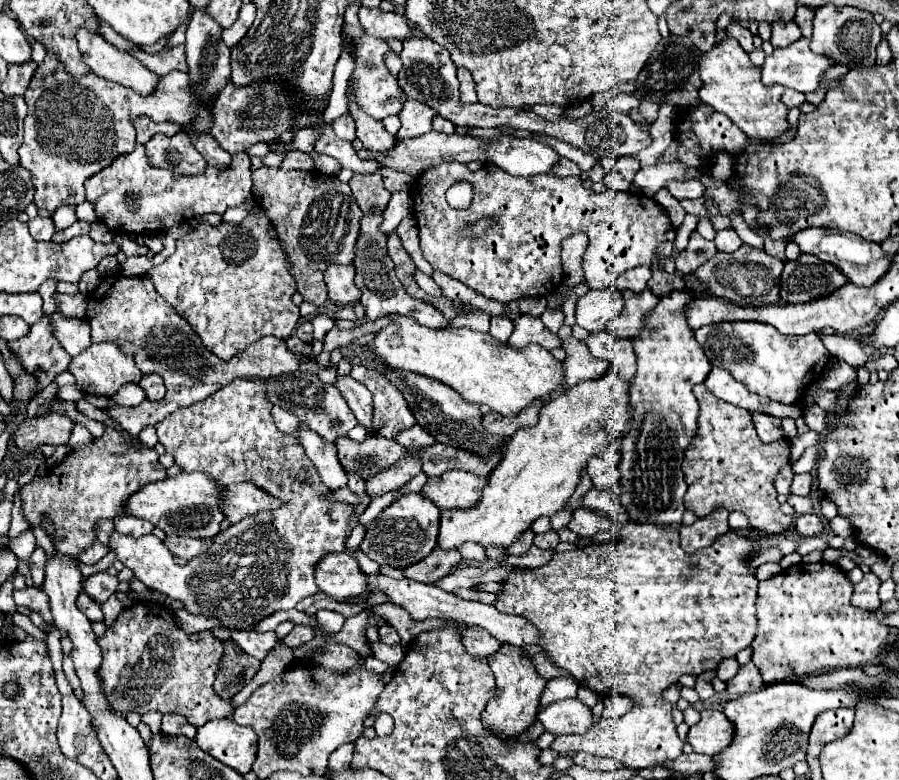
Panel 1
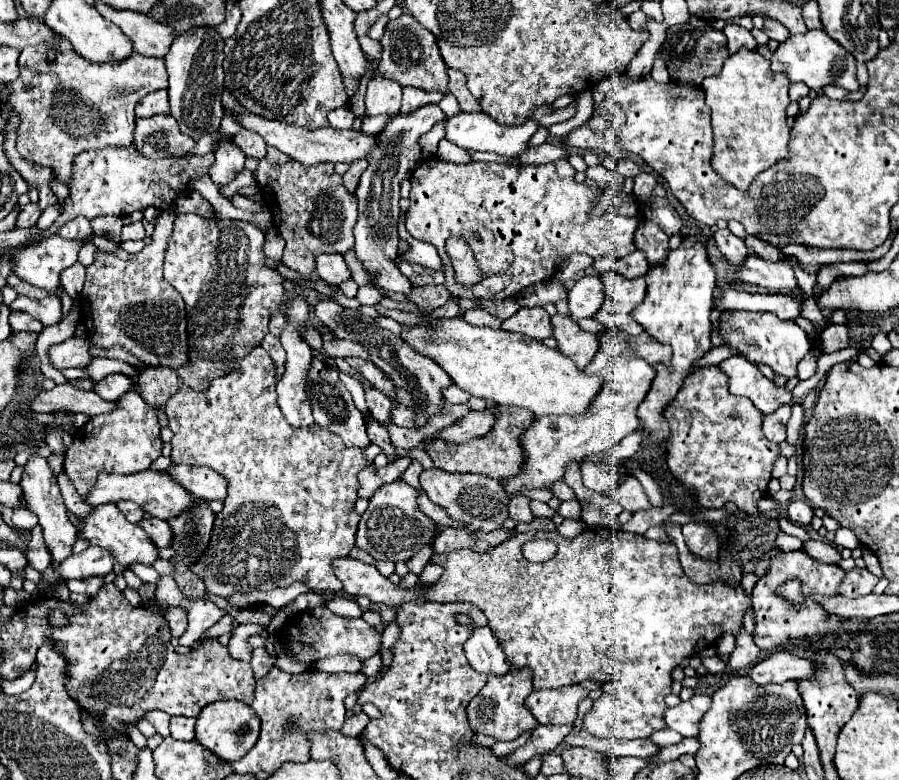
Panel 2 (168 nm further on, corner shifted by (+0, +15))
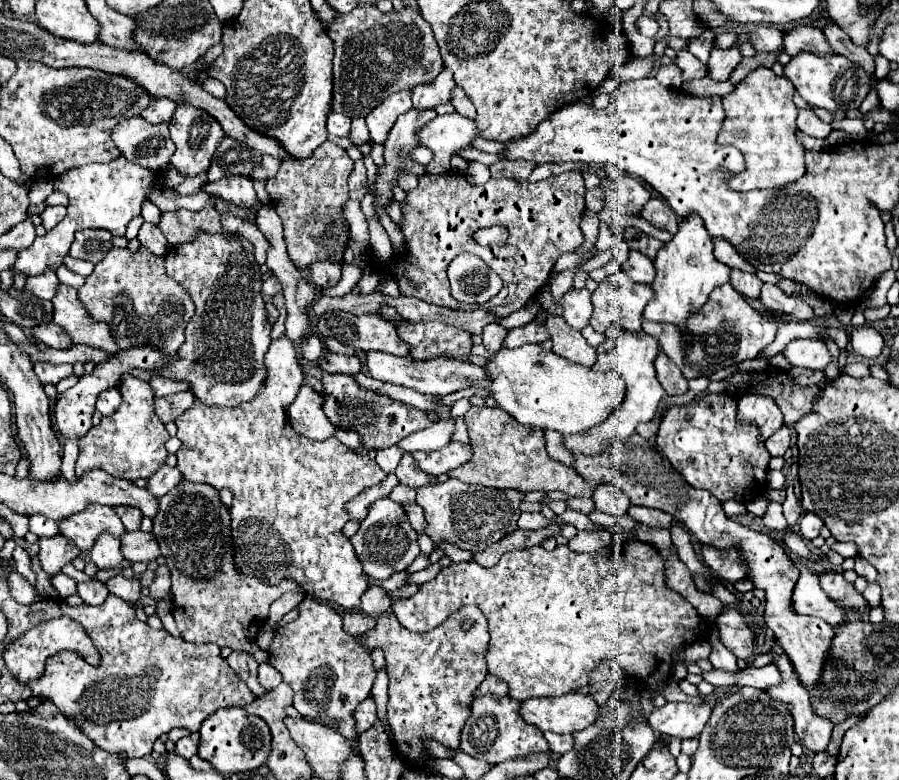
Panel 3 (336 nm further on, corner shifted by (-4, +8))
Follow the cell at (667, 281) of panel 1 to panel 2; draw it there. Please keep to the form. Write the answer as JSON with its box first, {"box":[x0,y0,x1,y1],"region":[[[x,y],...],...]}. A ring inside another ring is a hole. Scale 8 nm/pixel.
{"box":[634,219,668,265],"region":[[[642,219],[634,231],[634,245],[646,253],[650,265],[662,263],[668,255],[668,235],[650,219]]]}

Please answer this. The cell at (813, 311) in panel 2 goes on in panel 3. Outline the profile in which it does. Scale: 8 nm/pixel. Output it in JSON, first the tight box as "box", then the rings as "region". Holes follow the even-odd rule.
{"box":[738,394,784,440],"region":[[[762,394],[740,396],[738,420],[754,420],[760,426],[764,440],[784,424],[782,412],[778,410],[776,402],[770,396],[762,396]]]}

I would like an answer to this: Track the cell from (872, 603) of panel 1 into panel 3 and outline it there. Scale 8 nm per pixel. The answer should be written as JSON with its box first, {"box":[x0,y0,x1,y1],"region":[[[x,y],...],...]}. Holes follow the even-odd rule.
{"box":[820,570,868,610],"region":[[[830,570],[822,572],[820,586],[832,600],[836,600],[836,604],[840,604],[844,608],[860,610],[860,608],[868,606],[868,600],[854,588],[854,584],[846,582],[840,572],[830,572]]]}

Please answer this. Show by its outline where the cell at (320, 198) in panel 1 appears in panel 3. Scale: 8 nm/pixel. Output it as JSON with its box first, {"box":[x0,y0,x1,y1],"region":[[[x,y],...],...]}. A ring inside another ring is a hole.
{"box":[266,142,354,270],"region":[[[326,142],[306,160],[284,160],[278,174],[266,182],[272,206],[282,218],[284,240],[292,264],[300,270],[308,268],[314,262],[328,260],[334,256],[338,262],[344,256],[346,242],[338,236],[326,236],[326,232],[338,222],[344,220],[344,204],[348,202],[348,176],[354,168],[354,162],[344,148]]]}

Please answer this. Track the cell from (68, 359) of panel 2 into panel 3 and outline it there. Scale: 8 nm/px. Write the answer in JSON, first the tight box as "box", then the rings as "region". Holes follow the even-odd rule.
{"box":[34,362,72,384],"region":[[[36,362],[34,372],[42,384],[58,384],[62,378],[72,374],[72,364],[52,364],[52,362]]]}

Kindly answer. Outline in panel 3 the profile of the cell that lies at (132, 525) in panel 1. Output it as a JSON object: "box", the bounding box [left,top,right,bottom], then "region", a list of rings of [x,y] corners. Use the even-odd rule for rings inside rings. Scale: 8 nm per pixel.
{"box":[116,506,142,530],"region":[[[118,506],[116,508],[118,516],[122,518],[126,530],[138,530],[140,528],[140,522],[142,522],[142,512],[138,508],[130,508],[130,506]]]}

